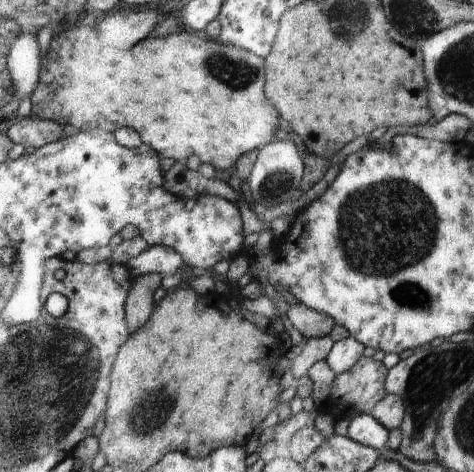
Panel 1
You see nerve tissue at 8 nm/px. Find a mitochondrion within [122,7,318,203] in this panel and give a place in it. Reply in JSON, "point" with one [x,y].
{"point":[235,74]}

